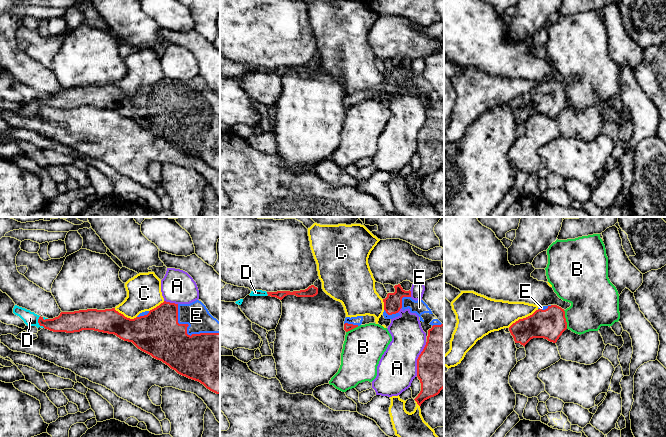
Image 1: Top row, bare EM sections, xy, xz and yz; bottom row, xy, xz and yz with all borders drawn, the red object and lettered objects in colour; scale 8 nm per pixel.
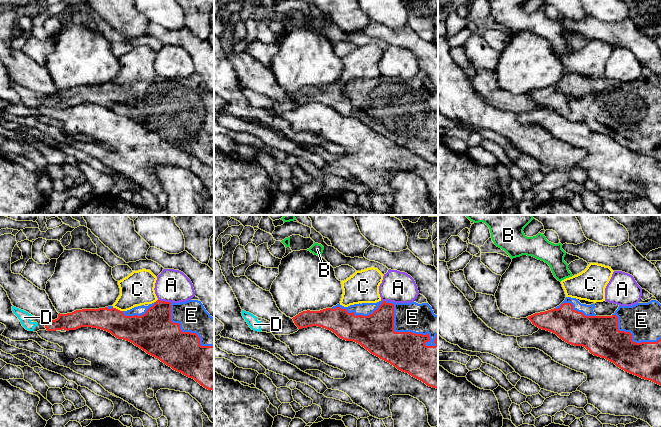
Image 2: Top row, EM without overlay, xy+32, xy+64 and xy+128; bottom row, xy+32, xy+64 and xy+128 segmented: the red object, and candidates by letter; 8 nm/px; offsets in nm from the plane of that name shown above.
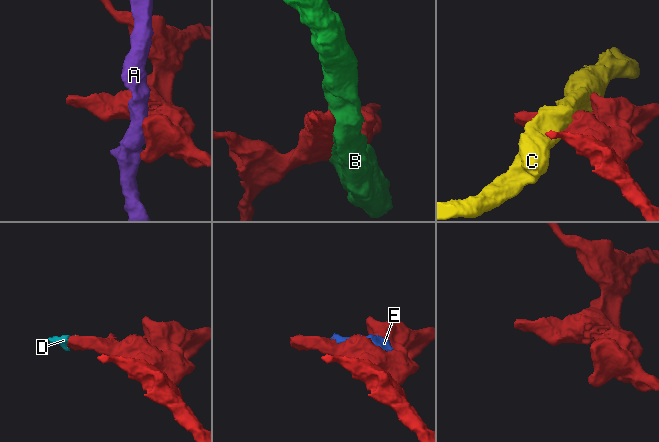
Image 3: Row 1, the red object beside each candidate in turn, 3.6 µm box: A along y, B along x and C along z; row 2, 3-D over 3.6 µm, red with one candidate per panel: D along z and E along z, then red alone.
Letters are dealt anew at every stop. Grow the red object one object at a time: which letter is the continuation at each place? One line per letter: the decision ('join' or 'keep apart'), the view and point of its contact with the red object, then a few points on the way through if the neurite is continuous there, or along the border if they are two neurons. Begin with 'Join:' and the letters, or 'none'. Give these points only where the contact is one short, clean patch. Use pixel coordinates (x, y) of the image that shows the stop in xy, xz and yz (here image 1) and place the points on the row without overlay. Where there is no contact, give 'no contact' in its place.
Join: D, E
A: keep apart; meets red in xz at (417, 135)
B: keep apart; meets red in yz at (565, 95)
C: keep apart; meets red in yz at (523, 94)
D: join; meets red in xy at (38, 98)
E: join; meets red in xy at (186, 107)

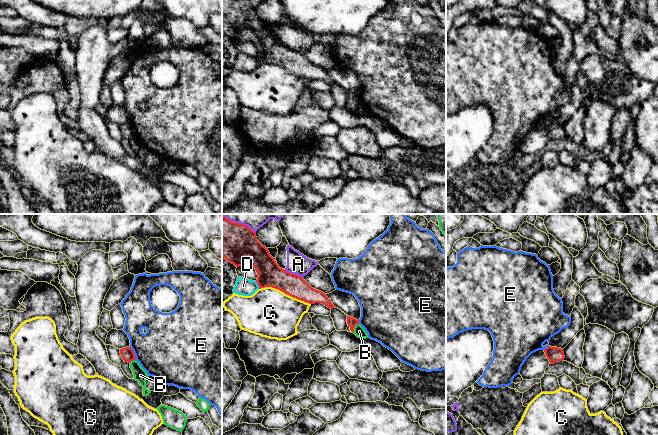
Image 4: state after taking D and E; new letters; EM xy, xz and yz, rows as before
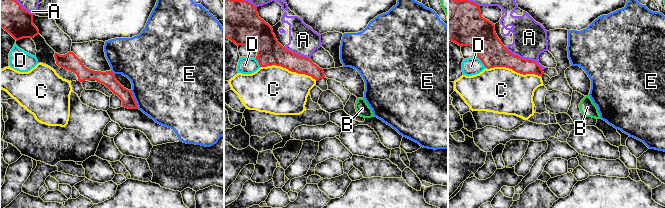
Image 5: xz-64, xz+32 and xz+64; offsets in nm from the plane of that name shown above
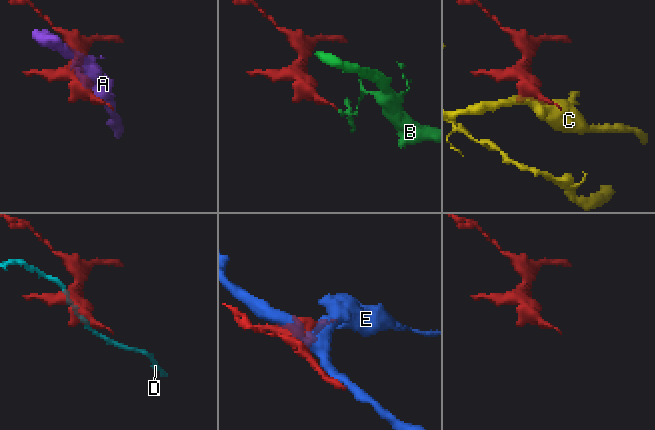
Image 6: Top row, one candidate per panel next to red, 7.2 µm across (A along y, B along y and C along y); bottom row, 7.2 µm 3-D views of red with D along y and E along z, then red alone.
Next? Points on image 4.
Join: none
A: keep apart; meets red in xz at (294, 50)
B: keep apart; meets red in xz at (353, 104); border along xz (358, 99), (354, 103), (353, 108)
C: keep apart; meets red in xz at (285, 69)
D: keep apart; meets red in xz at (258, 61)
E: keep apart; meets red in xy at (133, 129)

